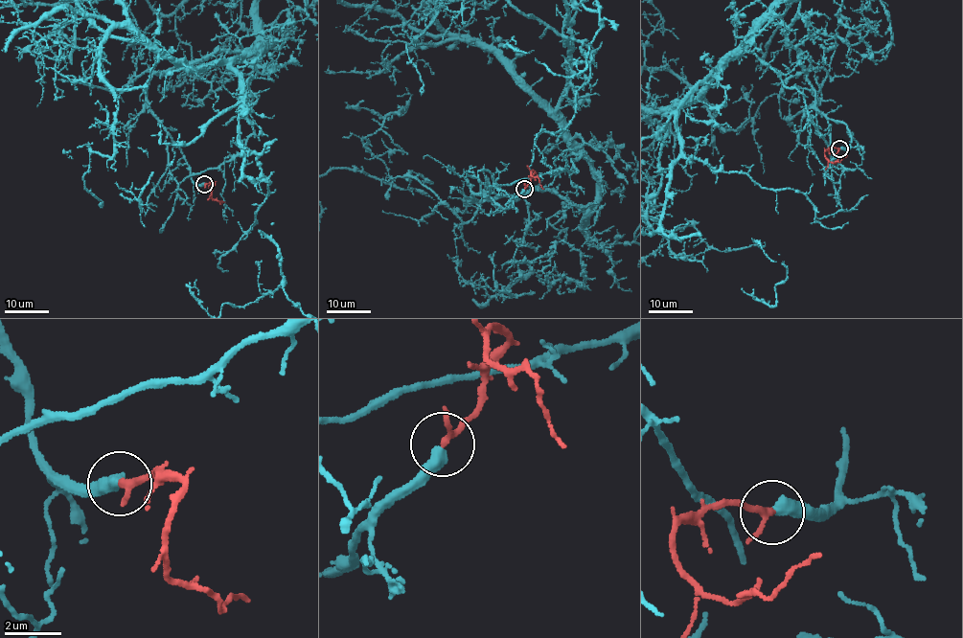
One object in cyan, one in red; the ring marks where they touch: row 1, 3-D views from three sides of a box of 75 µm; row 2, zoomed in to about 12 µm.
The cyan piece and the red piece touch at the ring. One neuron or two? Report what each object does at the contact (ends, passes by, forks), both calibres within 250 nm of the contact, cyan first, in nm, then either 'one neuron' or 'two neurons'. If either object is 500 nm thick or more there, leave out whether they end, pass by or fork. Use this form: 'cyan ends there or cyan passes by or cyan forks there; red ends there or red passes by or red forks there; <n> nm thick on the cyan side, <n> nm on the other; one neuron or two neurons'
cyan ends there; red passes by; 460 nm thick on the cyan side, 190 nm on the other; one neuron

